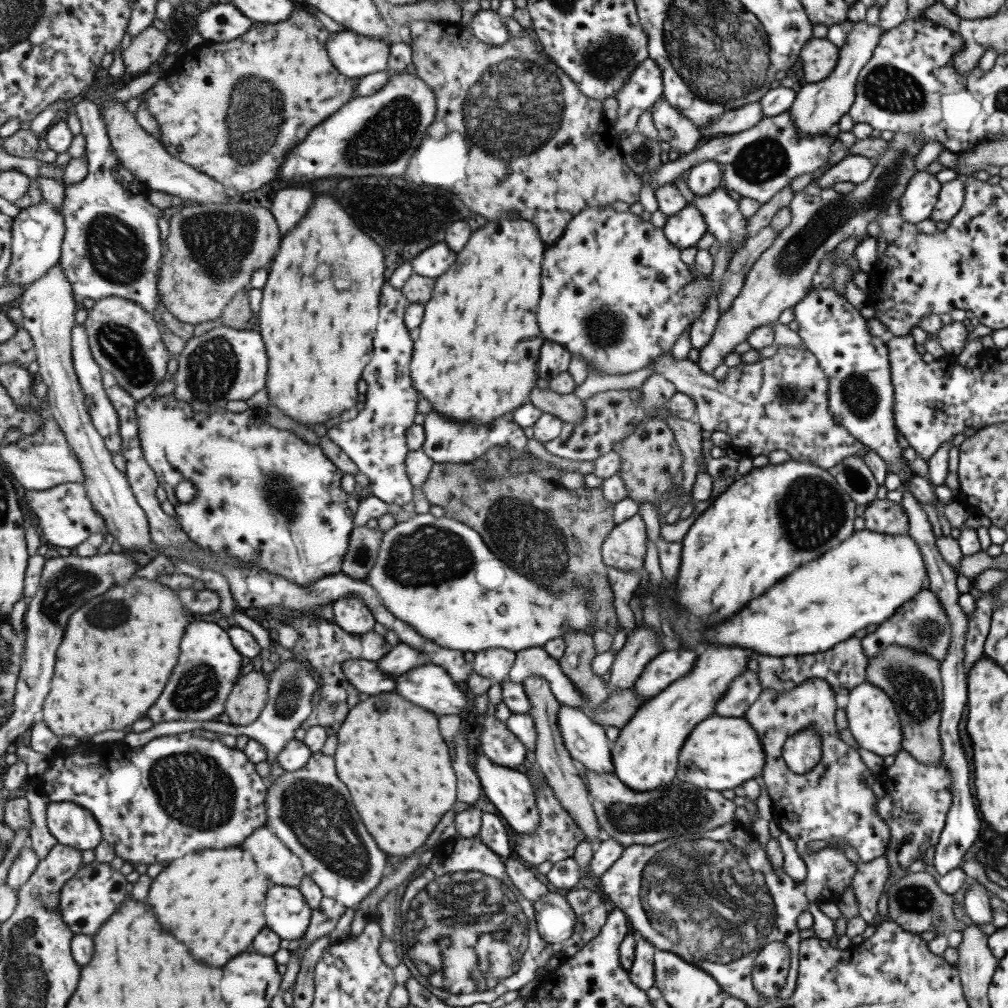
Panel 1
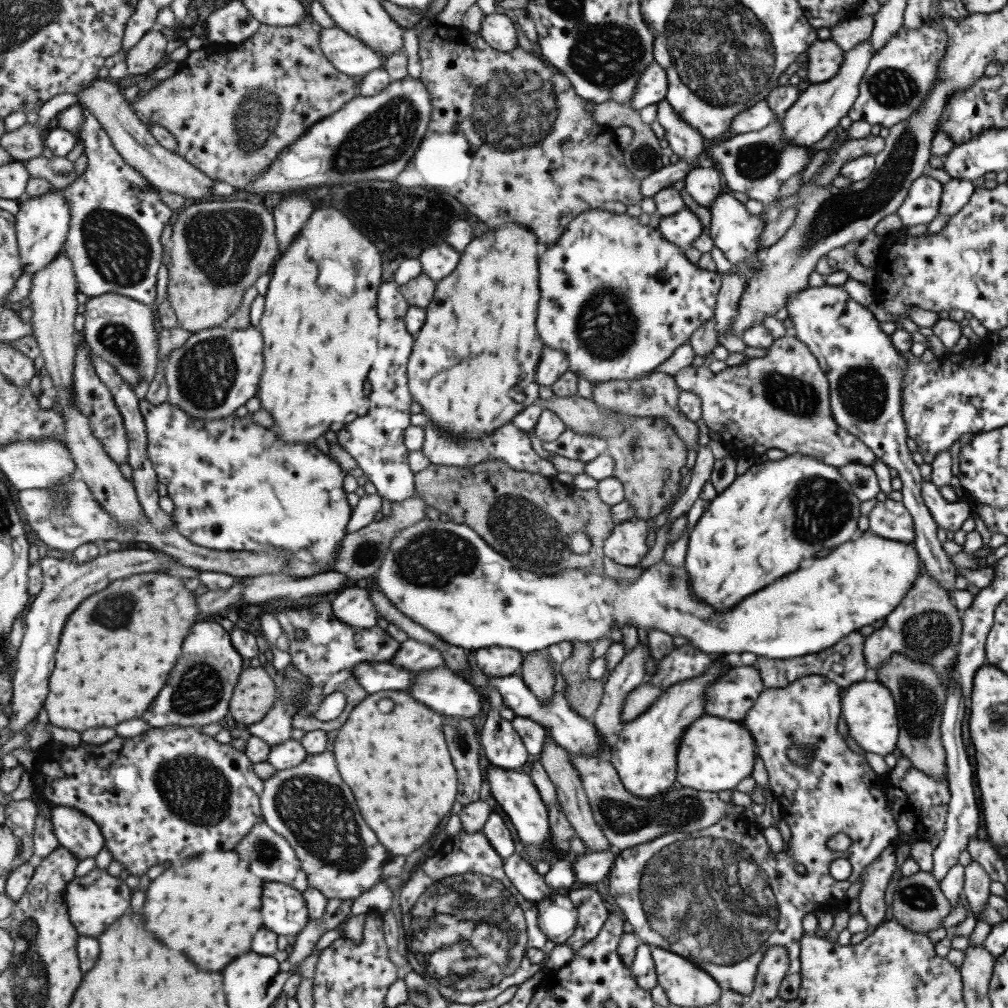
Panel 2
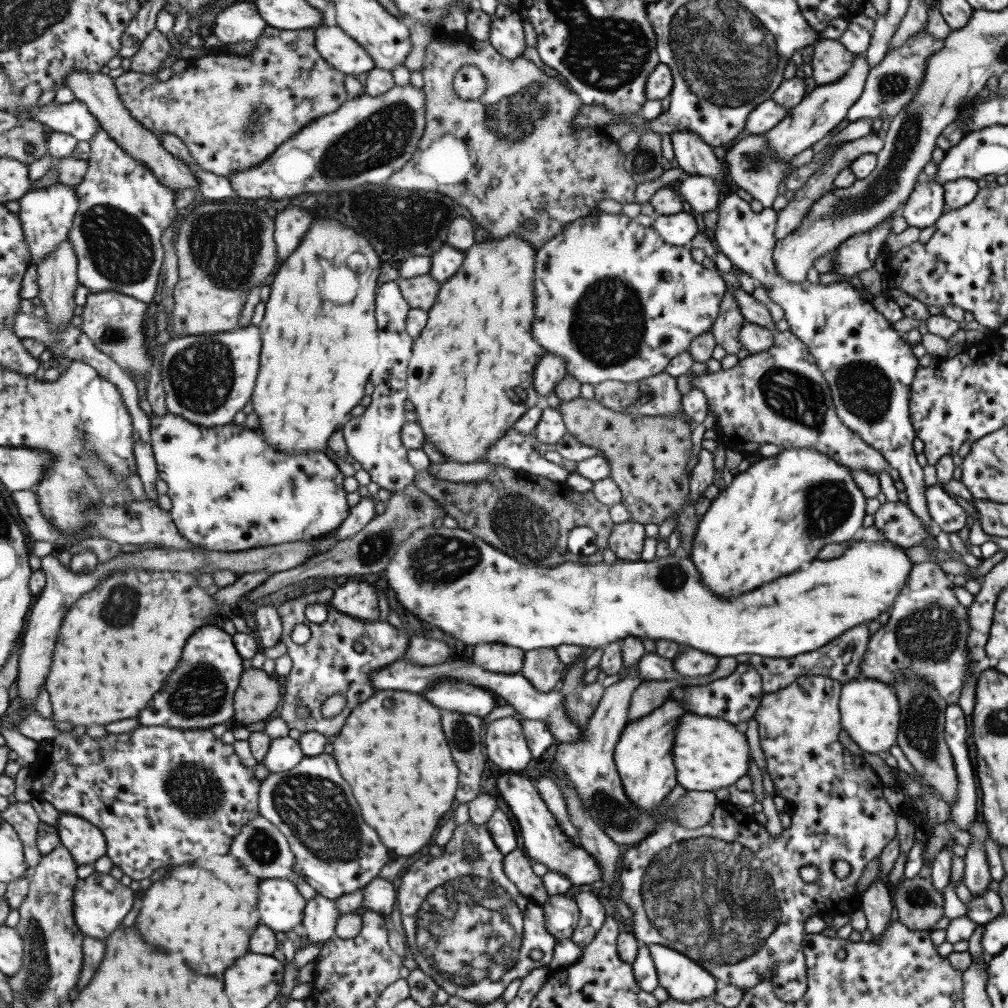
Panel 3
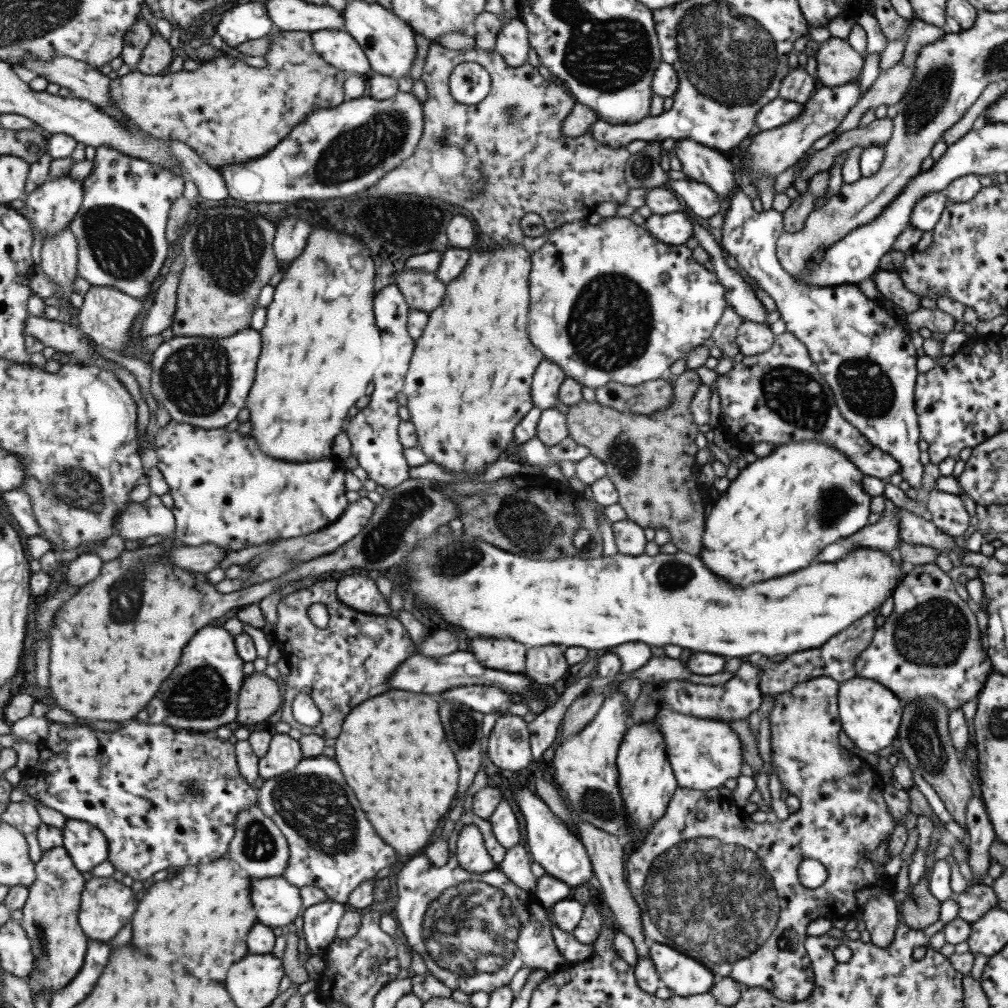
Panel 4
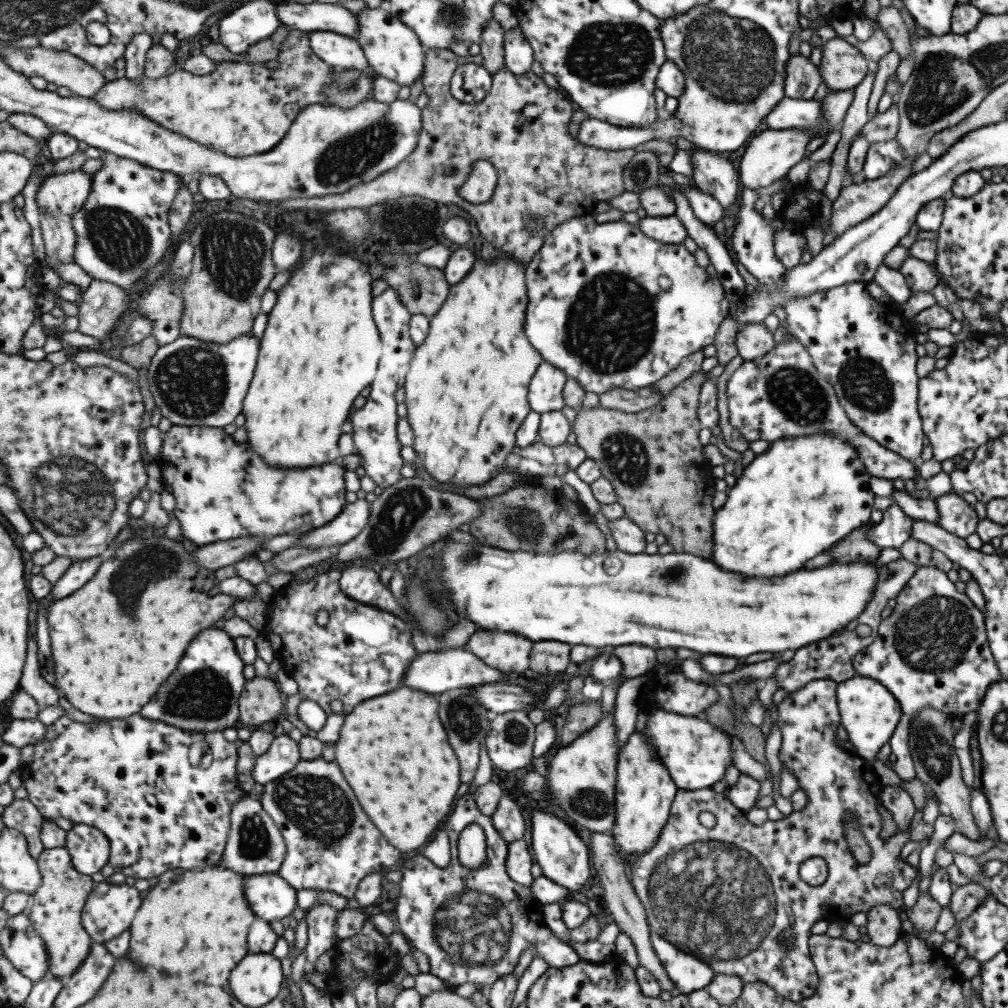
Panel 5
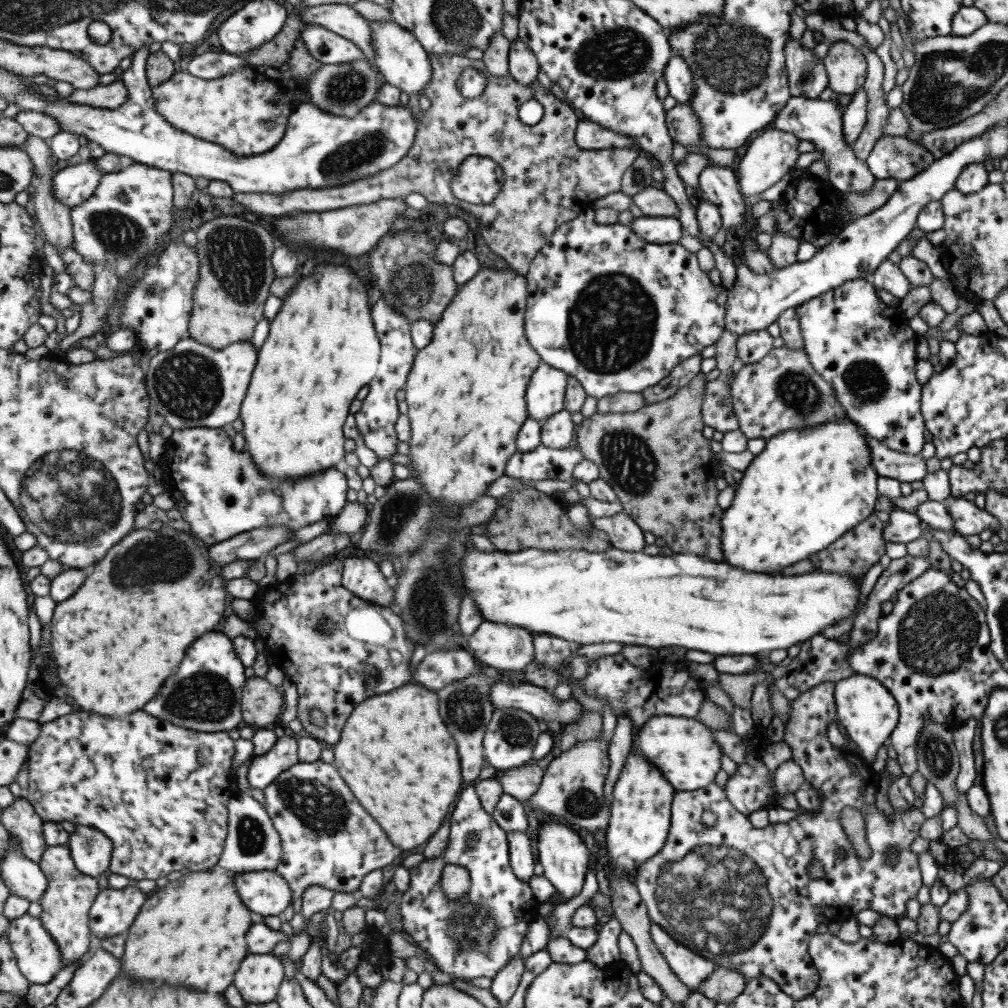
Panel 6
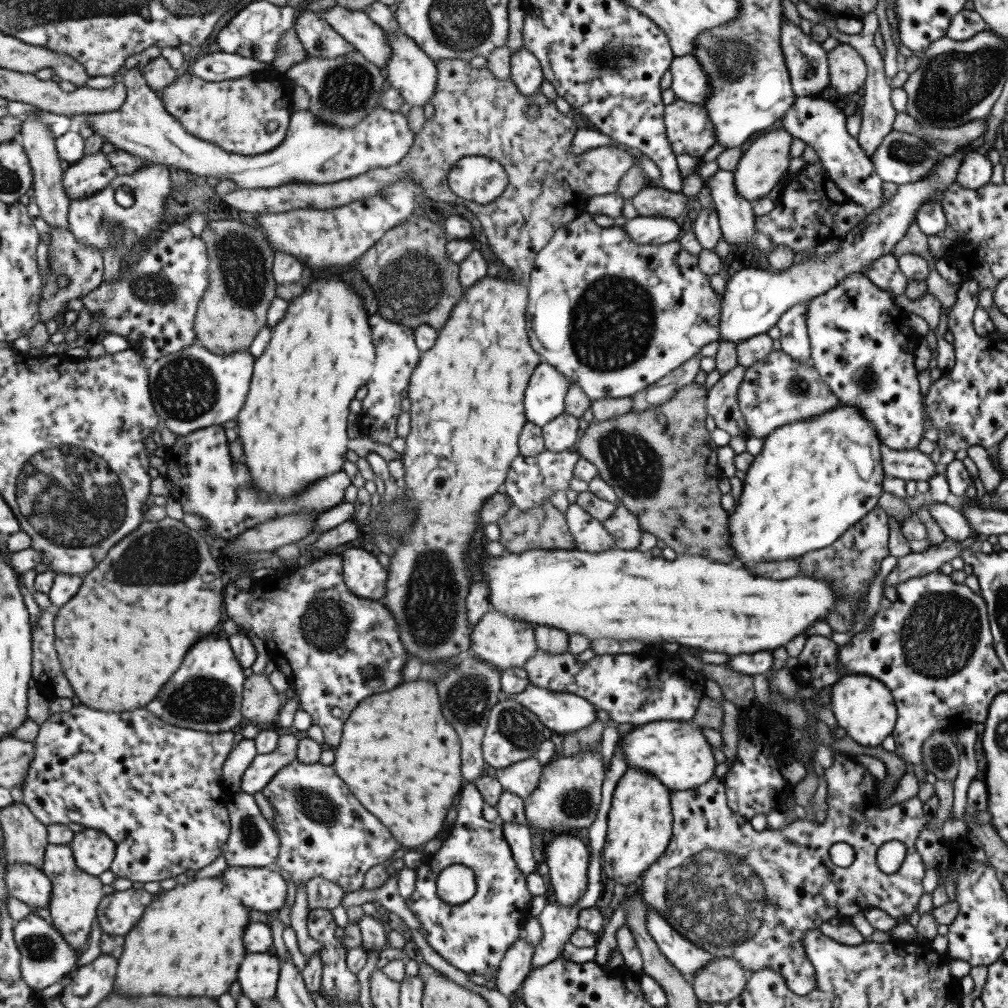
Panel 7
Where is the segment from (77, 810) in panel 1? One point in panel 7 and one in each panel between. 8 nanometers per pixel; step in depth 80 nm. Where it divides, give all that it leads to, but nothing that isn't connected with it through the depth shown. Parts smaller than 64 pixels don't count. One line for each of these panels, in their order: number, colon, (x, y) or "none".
2: (76, 831)
3: (87, 842)
4: (87, 844)
5: (91, 849)
6: (92, 850)
7: (94, 851)

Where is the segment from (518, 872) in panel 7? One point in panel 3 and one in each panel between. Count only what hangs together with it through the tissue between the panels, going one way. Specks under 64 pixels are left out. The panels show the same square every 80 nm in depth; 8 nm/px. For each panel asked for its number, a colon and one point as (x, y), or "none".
3: (472, 951)
4: (450, 916)
5: (448, 914)
6: (477, 937)

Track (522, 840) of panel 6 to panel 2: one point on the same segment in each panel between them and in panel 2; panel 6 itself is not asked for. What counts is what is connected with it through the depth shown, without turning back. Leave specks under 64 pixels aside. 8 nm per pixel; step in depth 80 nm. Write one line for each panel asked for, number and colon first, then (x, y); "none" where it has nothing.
2: (532, 884)
3: (519, 866)
4: (517, 864)
5: (520, 862)

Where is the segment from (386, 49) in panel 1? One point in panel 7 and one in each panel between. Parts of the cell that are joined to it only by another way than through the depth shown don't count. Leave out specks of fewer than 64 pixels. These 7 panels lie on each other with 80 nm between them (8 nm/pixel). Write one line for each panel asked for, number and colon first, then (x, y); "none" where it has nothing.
2: (350, 55)
3: (349, 56)
4: (338, 47)
5: (341, 51)
6: (331, 48)
7: (320, 39)

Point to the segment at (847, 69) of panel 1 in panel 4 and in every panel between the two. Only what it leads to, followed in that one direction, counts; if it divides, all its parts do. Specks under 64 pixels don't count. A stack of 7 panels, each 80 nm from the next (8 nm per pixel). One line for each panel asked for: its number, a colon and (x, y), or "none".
2: (818, 108)
3: (821, 109)
4: (771, 151)

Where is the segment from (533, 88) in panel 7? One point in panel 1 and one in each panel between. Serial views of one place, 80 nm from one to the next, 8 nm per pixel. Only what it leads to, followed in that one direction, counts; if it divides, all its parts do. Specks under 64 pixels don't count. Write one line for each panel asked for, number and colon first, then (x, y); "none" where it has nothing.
1: (489, 26)
2: (498, 30)
3: (507, 34)
4: (513, 42)
5: (519, 54)
6: (524, 65)

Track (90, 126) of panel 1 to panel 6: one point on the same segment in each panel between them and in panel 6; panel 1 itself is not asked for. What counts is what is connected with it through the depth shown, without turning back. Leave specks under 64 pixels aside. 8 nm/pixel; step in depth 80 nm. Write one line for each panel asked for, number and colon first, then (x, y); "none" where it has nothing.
2: (114, 241)
3: (124, 209)
4: (122, 229)
5: (123, 231)
6: (108, 231)

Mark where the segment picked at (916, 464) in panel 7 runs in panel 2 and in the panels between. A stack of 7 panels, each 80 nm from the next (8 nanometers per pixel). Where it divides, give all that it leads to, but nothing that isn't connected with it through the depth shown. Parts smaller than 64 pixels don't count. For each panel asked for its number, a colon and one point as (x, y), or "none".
2: (780, 400)
3: (779, 396)
4: (779, 396)
5: (779, 394)
6: (902, 467)

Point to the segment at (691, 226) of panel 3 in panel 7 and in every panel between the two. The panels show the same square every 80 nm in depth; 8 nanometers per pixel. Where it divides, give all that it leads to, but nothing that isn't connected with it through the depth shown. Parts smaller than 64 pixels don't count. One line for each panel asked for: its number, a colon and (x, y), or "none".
4: (672, 229)
5: (667, 229)
6: (654, 230)
7: (642, 229)

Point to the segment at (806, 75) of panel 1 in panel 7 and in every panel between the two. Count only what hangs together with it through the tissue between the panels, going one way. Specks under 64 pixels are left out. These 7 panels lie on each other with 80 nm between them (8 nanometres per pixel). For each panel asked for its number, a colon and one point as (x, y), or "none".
2: (823, 56)
3: (830, 59)
4: (837, 63)
5: (842, 66)
6: (845, 66)
7: (846, 70)

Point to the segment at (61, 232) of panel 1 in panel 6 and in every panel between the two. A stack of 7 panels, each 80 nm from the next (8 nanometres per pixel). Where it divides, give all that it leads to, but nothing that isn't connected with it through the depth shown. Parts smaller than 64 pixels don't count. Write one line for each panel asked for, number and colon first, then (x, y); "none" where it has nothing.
2: (44, 223)
3: (48, 213)
4: (52, 207)
5: (63, 194)
6: (74, 185)

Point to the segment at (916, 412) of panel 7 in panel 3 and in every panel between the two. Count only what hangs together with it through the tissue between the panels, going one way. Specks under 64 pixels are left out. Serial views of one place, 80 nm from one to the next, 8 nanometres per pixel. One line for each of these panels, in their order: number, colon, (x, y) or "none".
3: (868, 368)
4: (865, 356)
5: (868, 358)
6: (865, 349)

